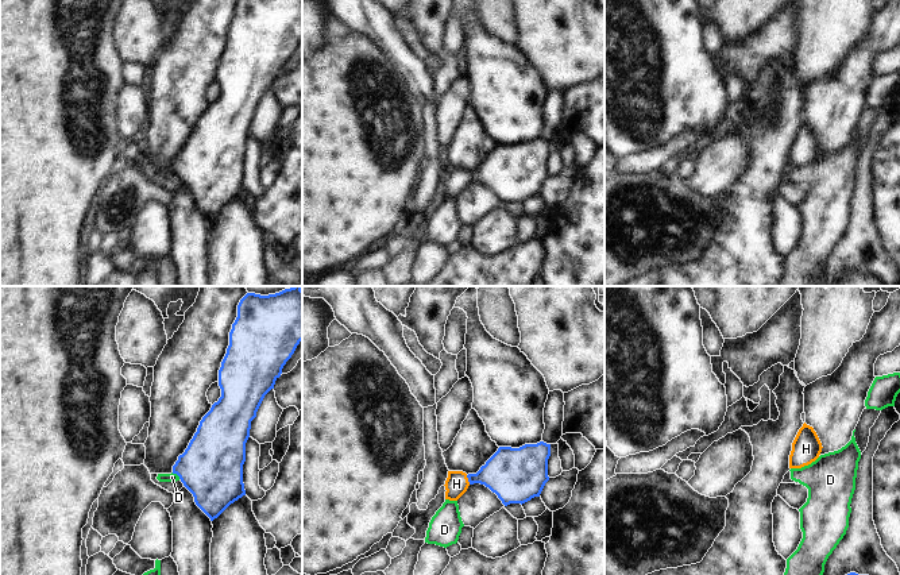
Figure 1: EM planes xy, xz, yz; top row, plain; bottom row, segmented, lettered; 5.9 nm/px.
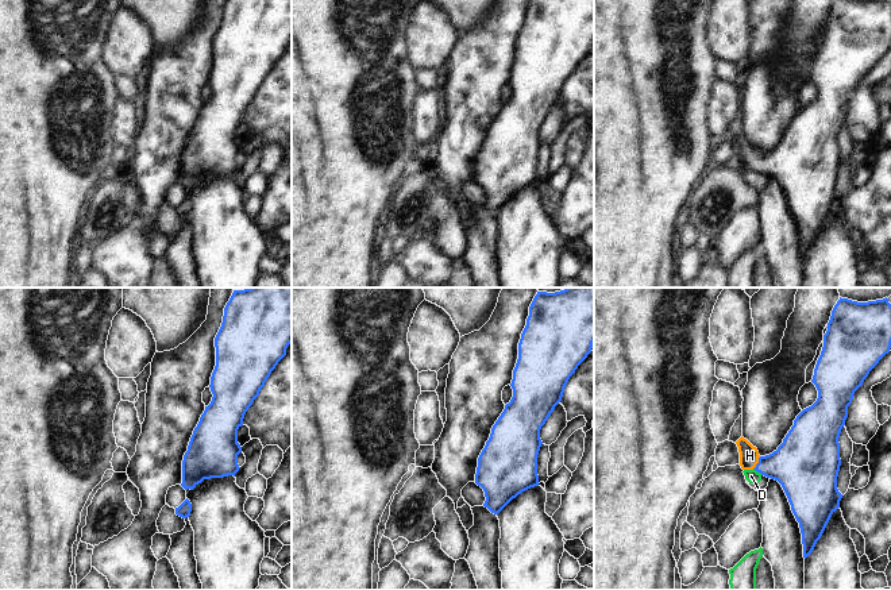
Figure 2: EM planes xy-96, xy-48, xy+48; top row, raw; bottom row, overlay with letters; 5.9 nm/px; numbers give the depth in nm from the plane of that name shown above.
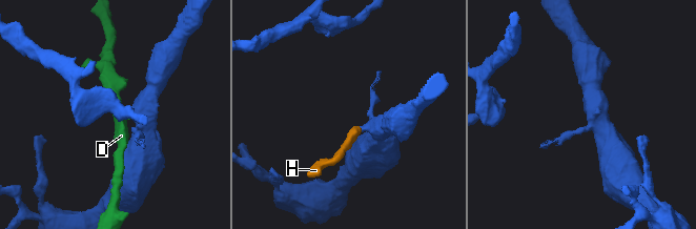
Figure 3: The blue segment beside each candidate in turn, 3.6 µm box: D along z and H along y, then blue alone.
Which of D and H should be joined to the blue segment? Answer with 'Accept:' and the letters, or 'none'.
Accept: H

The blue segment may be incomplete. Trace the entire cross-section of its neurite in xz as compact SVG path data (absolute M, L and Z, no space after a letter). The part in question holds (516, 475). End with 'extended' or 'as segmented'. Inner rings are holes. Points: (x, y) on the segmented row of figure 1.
M540 441L519 448L499 447L476 474L448 471L445 499L457 501L470 485L480 483L498 495L505 506L540 497L548 476L551 444Z; extended

